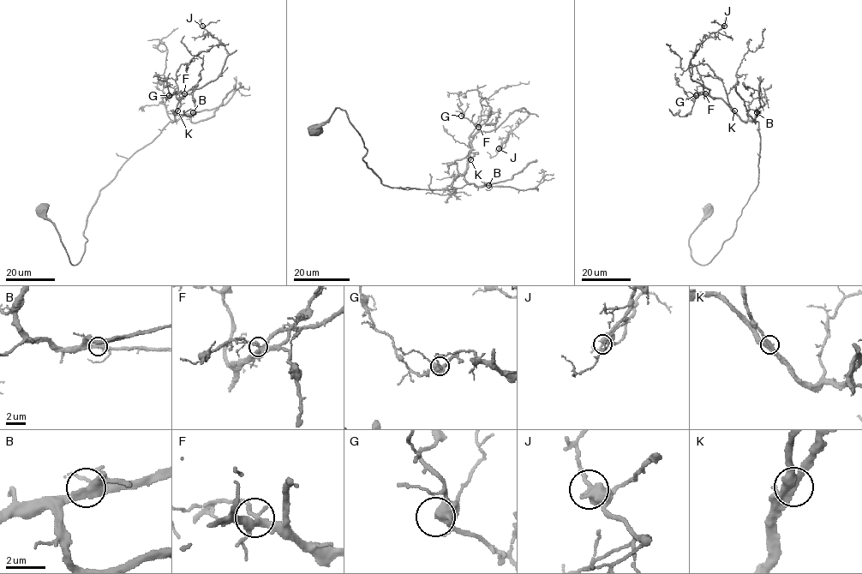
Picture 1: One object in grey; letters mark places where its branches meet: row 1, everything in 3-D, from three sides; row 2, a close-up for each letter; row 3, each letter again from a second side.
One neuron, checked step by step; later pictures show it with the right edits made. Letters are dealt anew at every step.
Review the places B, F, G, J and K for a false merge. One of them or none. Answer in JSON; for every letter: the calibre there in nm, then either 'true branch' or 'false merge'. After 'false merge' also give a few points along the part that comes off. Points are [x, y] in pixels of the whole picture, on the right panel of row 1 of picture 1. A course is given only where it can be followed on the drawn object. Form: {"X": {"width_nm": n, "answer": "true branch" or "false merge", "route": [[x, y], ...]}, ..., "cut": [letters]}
{"B": {"width_nm": 360, "answer": "true branch"}, "F": {"width_nm": 280, "answer": "true branch"}, "G": {"width_nm": 400, "answer": "true branch"}, "J": {"width_nm": 360, "answer": "true branch"}, "K": {"width_nm": 360, "answer": "true branch"}, "cut": []}

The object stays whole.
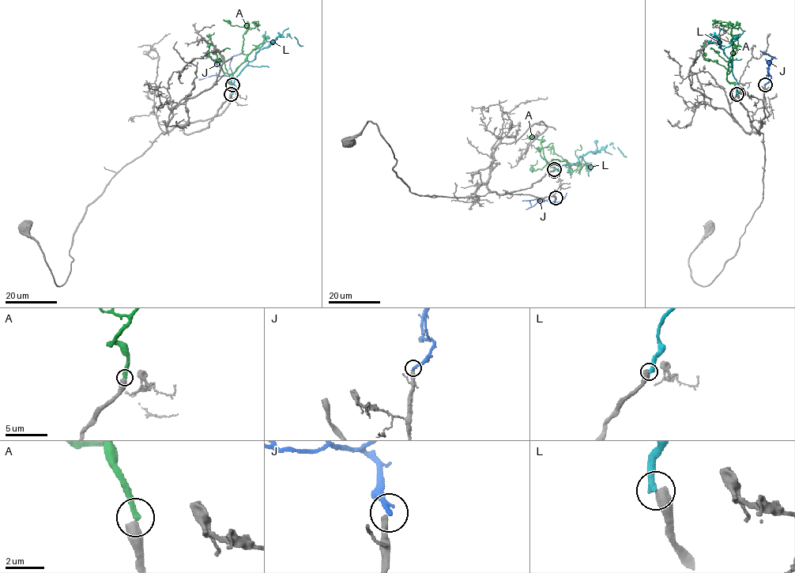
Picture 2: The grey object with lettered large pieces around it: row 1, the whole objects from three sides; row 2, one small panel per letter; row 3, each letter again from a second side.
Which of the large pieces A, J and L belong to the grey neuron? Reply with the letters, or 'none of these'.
none of these

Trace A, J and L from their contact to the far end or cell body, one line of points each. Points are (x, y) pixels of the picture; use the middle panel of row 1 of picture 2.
A: (554, 171), (549, 165), (552, 160), (566, 161), (570, 165), (565, 166), (575, 170), (581, 145)
J: (555, 197), (553, 202), (555, 201), (555, 204), (560, 201), (567, 193)
L: (554, 169), (578, 162), (579, 157), (597, 152), (608, 145), (612, 144), (614, 148), (627, 156)

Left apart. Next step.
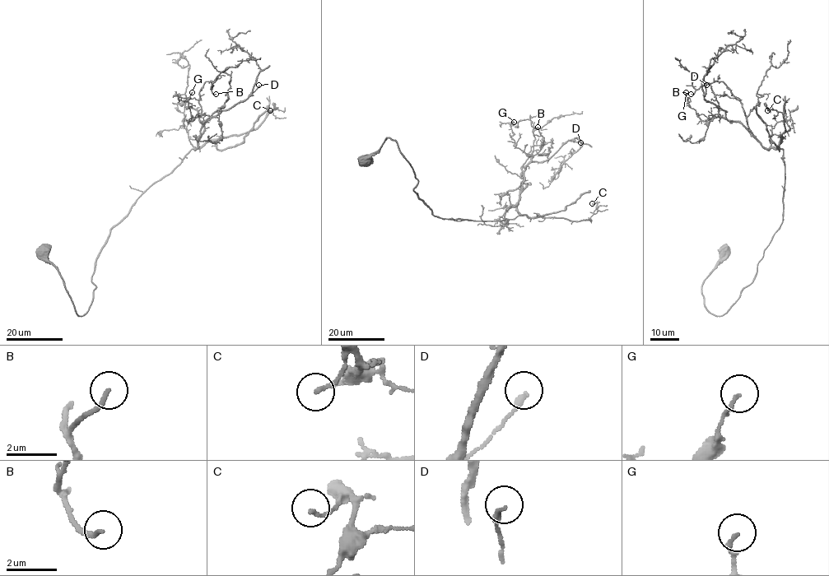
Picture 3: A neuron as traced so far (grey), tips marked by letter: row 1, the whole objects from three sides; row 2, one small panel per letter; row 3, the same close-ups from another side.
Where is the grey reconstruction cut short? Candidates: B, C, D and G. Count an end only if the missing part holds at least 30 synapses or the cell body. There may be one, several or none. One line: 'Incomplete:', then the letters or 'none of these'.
Incomplete: none of these

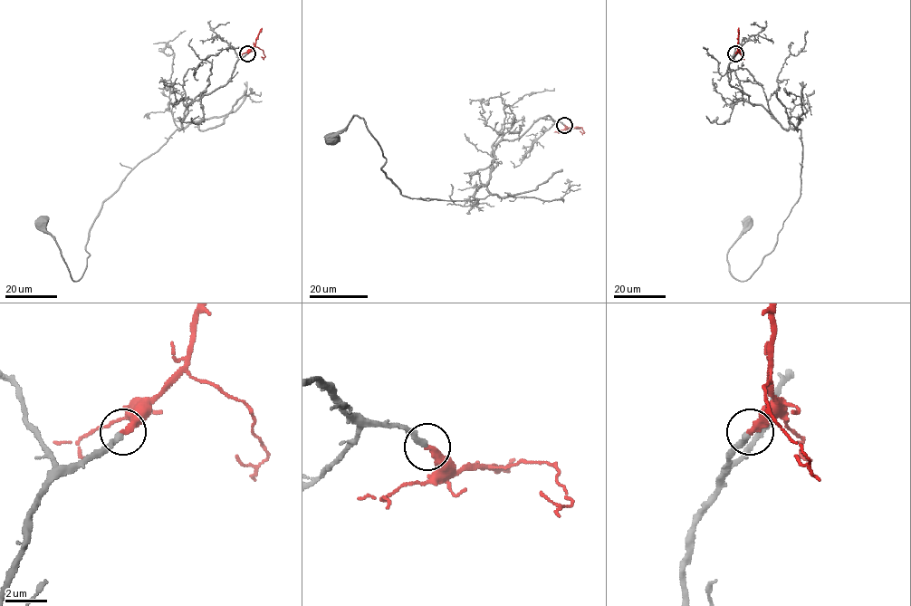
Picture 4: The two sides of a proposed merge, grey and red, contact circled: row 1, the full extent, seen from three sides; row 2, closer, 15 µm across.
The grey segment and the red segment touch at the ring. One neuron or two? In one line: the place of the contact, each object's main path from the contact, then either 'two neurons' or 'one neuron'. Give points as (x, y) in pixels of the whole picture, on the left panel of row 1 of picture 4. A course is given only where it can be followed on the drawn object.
at (247, 53); grey runs (246, 53), (226, 83), (186, 104), (181, 129), (105, 200), (88, 234), (90, 255), (78, 281), (43, 224); red runs (246, 53), (255, 46), (263, 51), (264, 56), (261, 56); one neuron

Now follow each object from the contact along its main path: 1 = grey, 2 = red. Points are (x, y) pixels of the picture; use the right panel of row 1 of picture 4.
1: (735, 53), (729, 83), (800, 129), (802, 152), (800, 196), (774, 247), (736, 280), (727, 254), (745, 224)
2: (735, 53), (738, 46), (743, 57), (741, 56)

